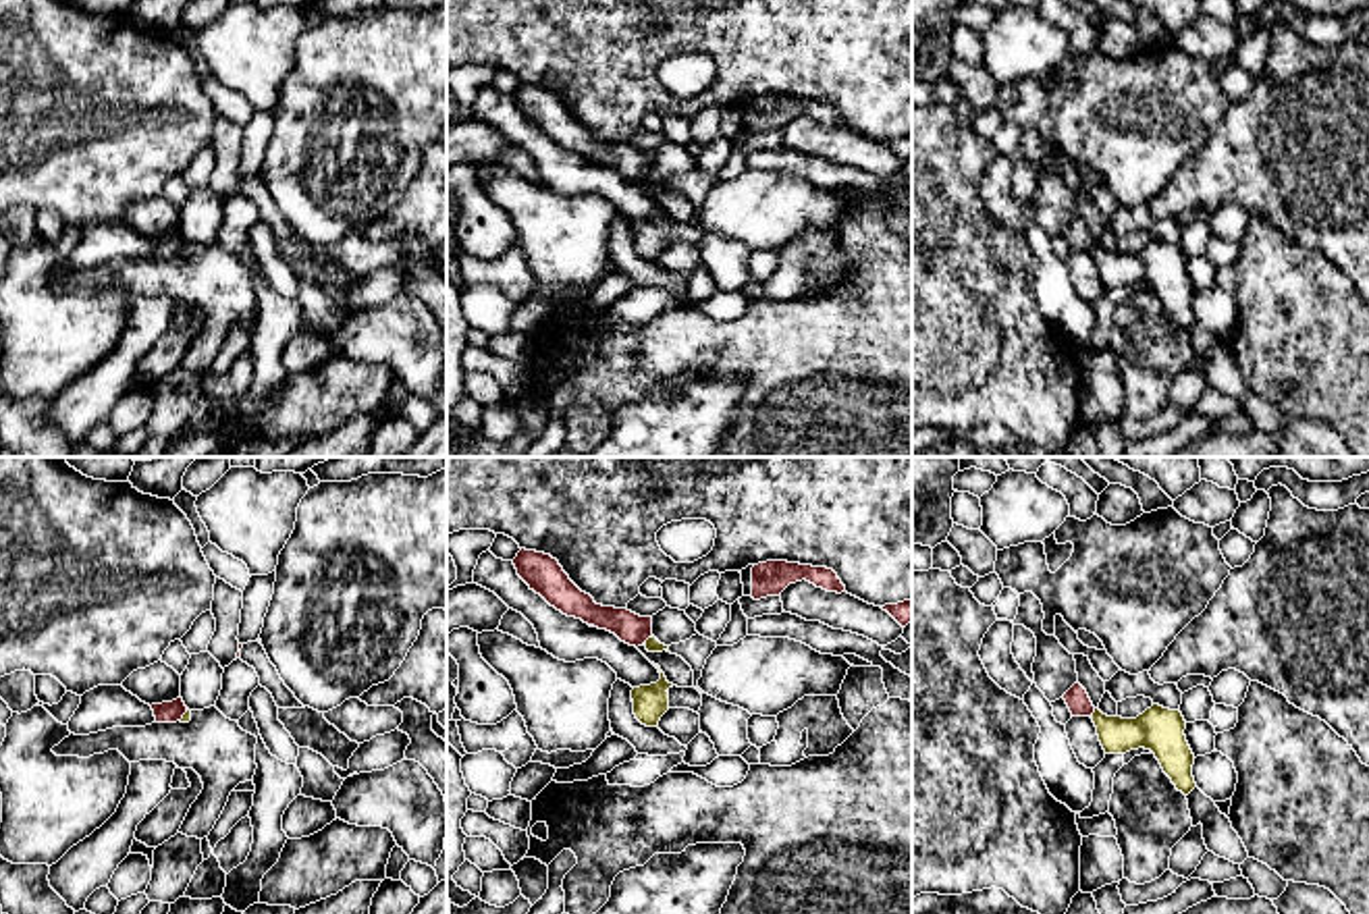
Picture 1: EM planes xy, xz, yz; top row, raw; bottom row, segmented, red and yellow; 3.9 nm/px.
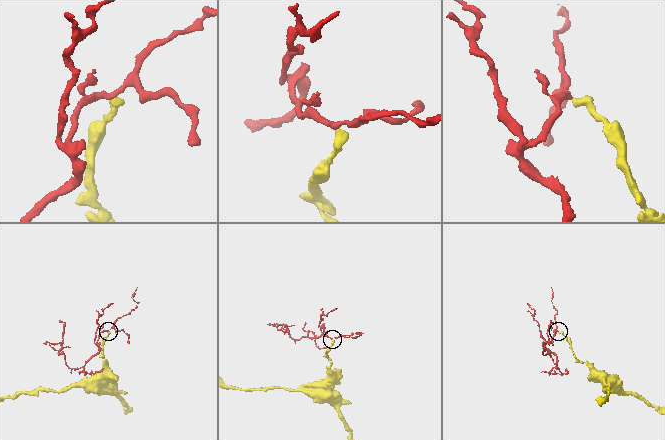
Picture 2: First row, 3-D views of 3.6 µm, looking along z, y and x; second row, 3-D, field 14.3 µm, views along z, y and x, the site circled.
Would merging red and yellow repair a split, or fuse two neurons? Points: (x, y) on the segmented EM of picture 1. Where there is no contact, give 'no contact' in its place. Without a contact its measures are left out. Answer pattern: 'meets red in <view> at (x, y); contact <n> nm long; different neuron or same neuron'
meets red in yz at (1093, 711); contact 40 nm long; different neuron

